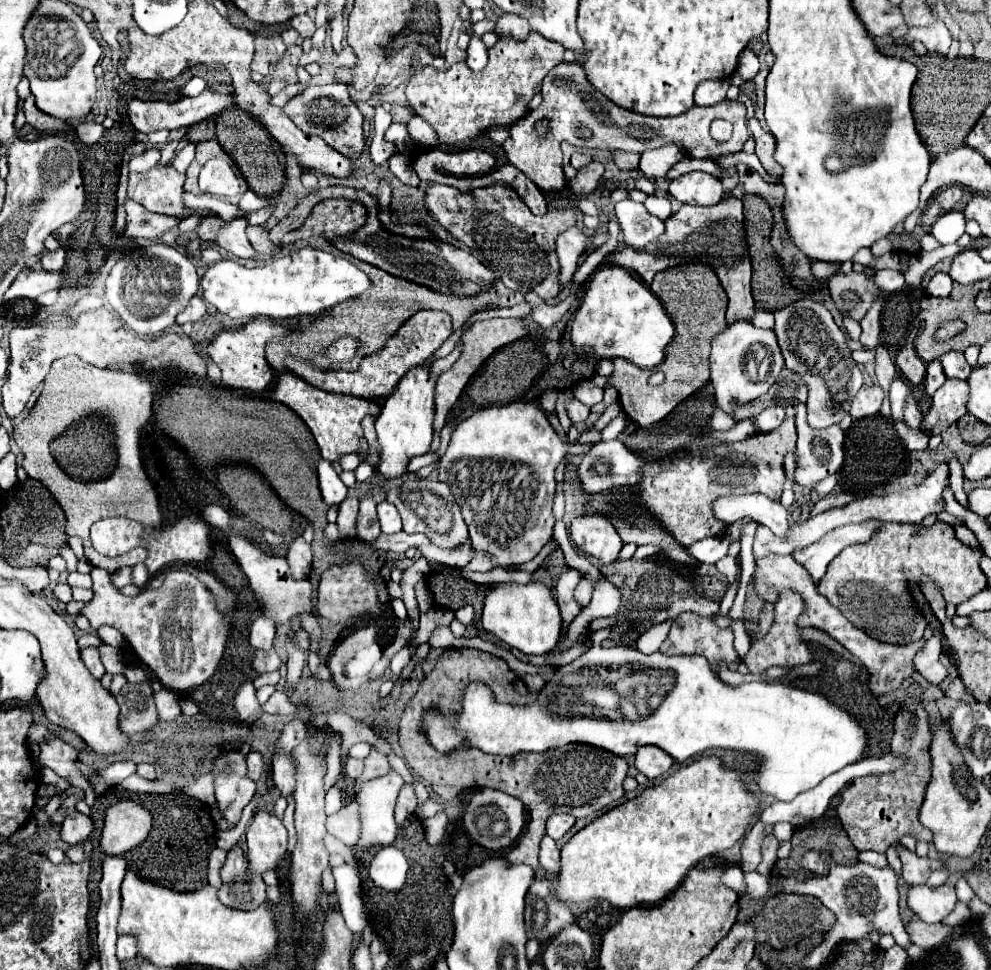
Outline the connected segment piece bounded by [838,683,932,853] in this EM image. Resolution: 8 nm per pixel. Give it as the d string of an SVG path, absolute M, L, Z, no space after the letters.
M920 683L910 685L908 697L894 717L894 737L890 747L894 753L908 755L908 765L894 773L868 775L868 777L854 779L842 791L838 817L852 845L858 851L872 849L878 853L886 853L886 849L898 845L904 835L912 835L916 841L932 843L932 831L922 827L918 821L920 805L924 803L924 789L928 787L928 781L932 779L930 775L932 761L928 757L932 727L930 727L930 715L922 705L922 695L924 695L924 689Z

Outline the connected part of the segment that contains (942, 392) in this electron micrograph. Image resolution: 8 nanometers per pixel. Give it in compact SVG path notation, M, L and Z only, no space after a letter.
M946 379L946 383L934 393L932 407L924 415L920 429L926 435L940 435L962 415L966 415L968 383L962 379Z

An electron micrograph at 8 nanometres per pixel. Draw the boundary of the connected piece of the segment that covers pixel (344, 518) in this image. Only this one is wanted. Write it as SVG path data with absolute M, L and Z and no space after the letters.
M348 497L340 503L340 511L338 511L338 531L340 531L340 539L354 539L356 537L356 517L358 517L358 499L356 497Z

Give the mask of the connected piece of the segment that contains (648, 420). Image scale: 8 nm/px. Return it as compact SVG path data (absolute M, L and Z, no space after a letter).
M682 265L656 273L650 289L664 303L666 313L674 321L676 335L666 347L664 361L656 367L666 375L664 383L658 387L648 385L650 371L632 365L632 361L614 359L614 377L608 381L620 393L620 403L628 419L636 421L640 427L648 427L664 419L680 401L692 395L710 379L710 339L726 327L726 293L712 269L706 265Z

